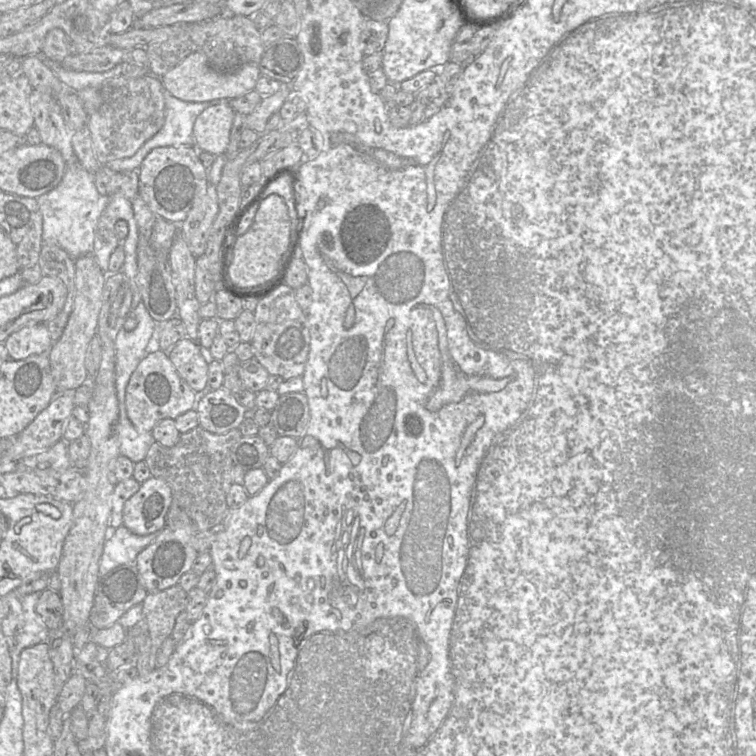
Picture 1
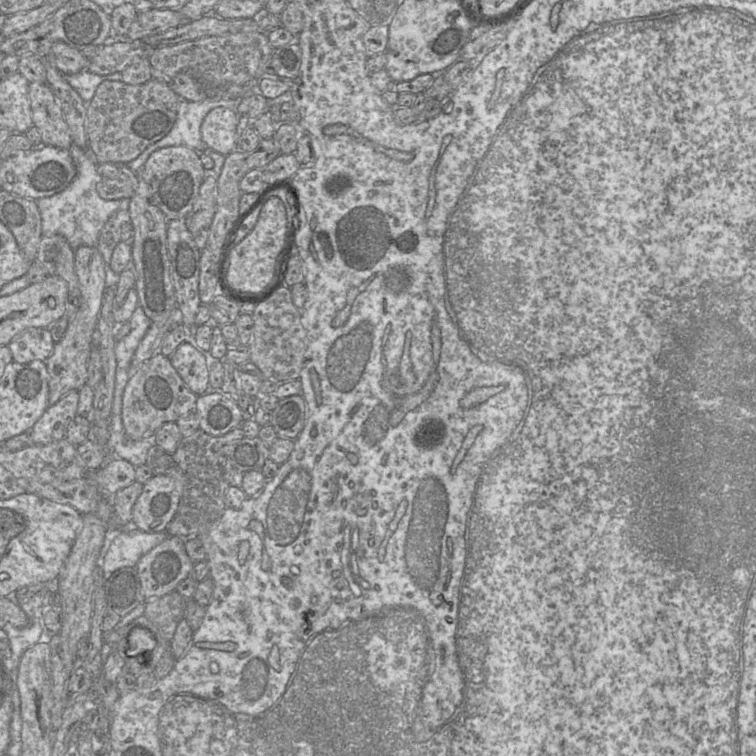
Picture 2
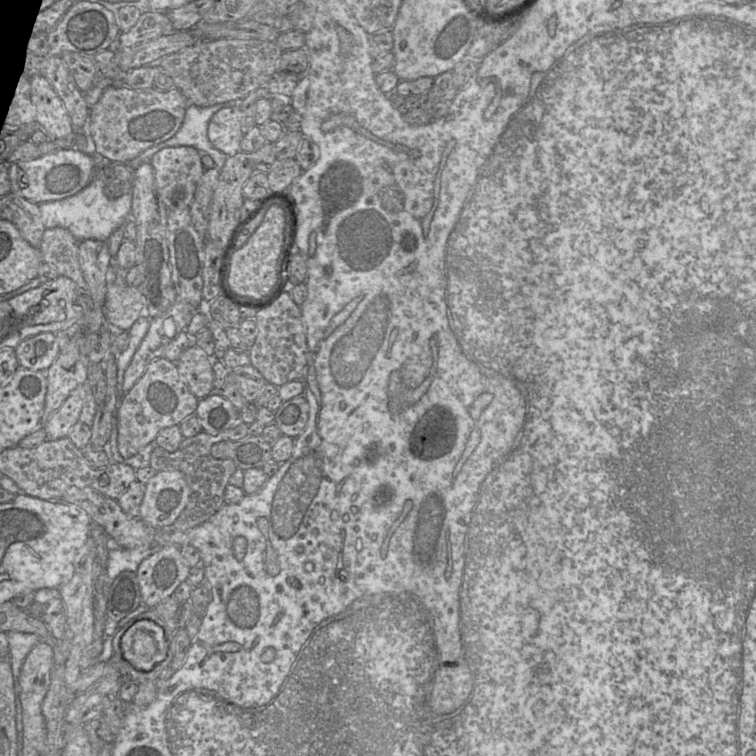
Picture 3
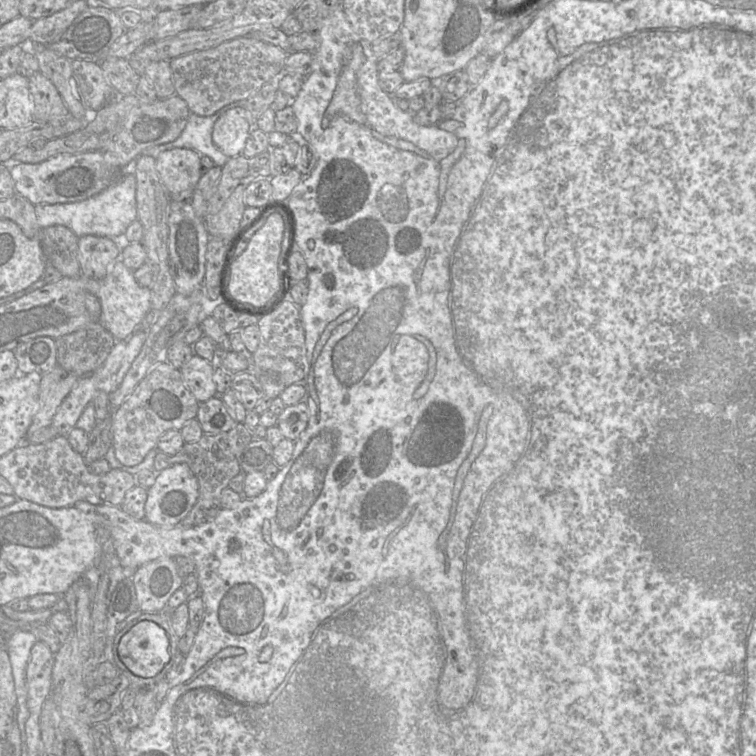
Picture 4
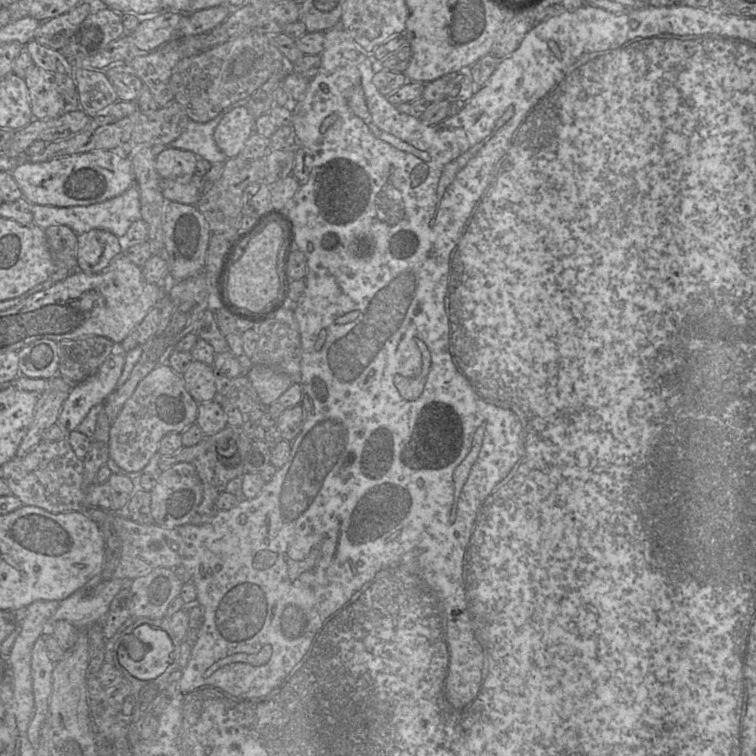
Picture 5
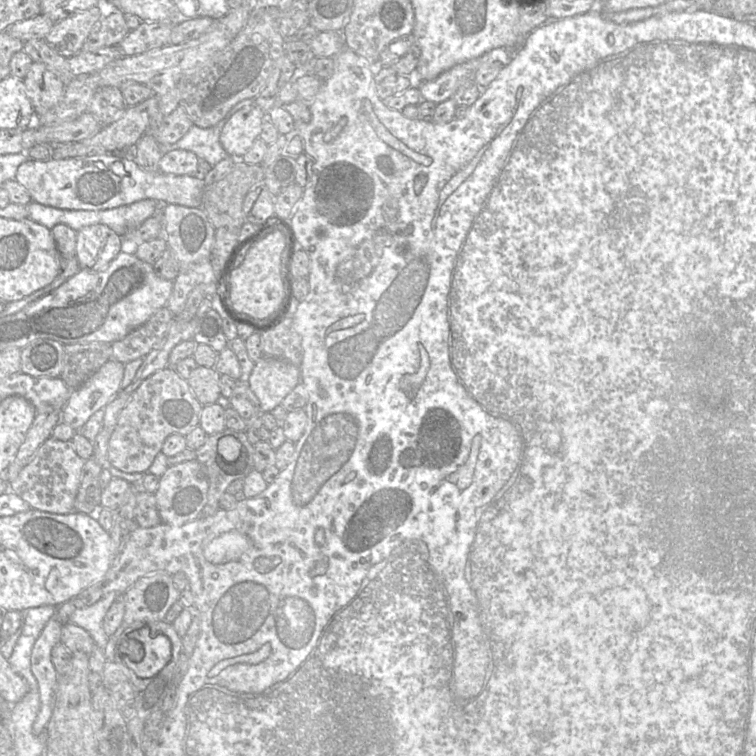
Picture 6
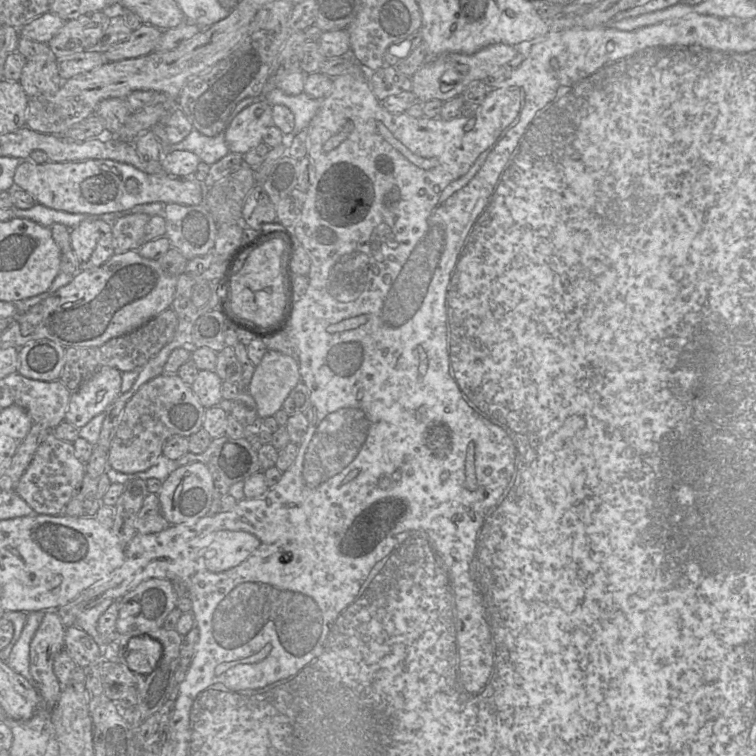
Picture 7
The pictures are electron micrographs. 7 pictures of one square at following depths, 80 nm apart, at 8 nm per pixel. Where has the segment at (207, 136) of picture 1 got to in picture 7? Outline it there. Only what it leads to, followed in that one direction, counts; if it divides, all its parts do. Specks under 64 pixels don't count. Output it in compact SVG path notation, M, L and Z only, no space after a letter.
M261 98L244 108L225 129L230 152L241 155L258 146L272 125L272 105Z

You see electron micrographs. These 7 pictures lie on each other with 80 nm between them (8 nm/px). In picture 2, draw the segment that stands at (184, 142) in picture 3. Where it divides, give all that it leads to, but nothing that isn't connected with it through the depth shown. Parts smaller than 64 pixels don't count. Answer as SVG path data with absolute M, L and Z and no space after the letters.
M222 98L219 100L202 100L192 102L180 99L175 123L169 133L161 140L149 145L134 160L122 163L132 171L139 173L149 156L156 150L164 147L186 146L210 156L214 162L211 170L207 173L214 174L217 178L222 170L225 157L213 151L204 144L200 127L204 117L216 107L226 107L236 112L237 106L242 98Z

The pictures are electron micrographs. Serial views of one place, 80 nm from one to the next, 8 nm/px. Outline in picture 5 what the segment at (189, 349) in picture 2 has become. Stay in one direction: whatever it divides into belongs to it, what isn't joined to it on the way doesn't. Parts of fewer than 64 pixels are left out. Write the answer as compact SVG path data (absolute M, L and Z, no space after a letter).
M194 360L182 375L187 391L198 404L212 401L217 395L215 375L213 365L197 360Z

